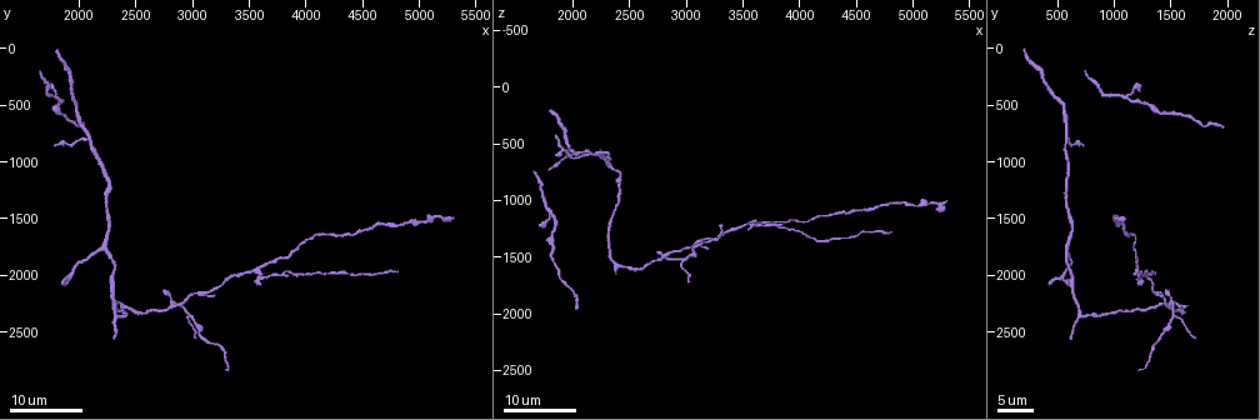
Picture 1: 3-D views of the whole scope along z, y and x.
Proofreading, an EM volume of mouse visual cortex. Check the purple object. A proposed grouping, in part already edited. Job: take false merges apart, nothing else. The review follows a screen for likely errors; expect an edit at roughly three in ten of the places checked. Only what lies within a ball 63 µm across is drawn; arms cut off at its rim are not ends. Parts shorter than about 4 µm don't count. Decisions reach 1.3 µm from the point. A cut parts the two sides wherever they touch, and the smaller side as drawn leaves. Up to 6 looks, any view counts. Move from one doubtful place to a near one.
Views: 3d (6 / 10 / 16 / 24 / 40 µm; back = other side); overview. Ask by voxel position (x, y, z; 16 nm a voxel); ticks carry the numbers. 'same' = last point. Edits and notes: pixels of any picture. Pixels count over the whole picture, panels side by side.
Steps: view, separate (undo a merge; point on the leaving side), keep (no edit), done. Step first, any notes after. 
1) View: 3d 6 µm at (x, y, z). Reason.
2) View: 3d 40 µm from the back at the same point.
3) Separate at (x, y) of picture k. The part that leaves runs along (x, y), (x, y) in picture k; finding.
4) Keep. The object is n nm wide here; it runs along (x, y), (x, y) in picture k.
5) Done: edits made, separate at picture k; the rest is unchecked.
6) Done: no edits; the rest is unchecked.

View: 3d 24 µm at (2040, 800, 560).

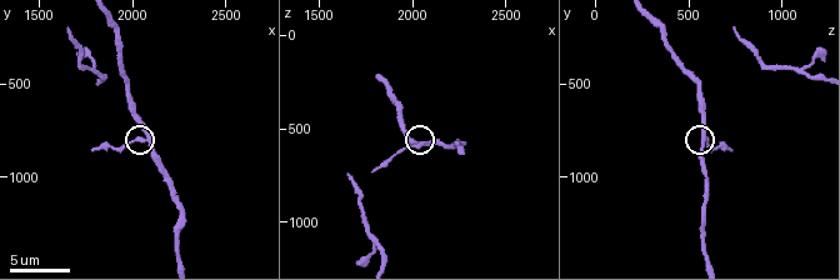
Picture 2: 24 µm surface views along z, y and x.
View: 3d 6 µm at (2040, 780, 580).

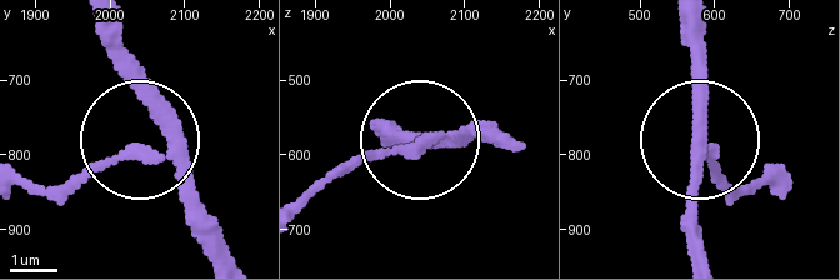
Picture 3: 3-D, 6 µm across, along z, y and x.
Separate at (108, 164) of picture 3. 3 arms meet here; the part that leaves runs along (173, 149), (21, 184) in picture 3; two neurons meet here.

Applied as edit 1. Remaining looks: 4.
View: 3d 16 µm at (2220, 1780, 580). Arms part here.

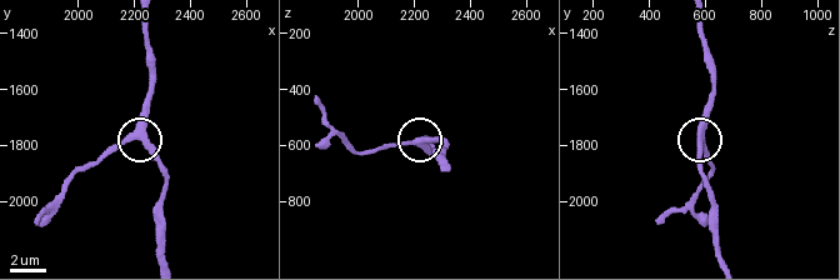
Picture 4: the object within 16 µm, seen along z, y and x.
View: 3d 10 µm at (2190, 1760, 580). Zoom in.

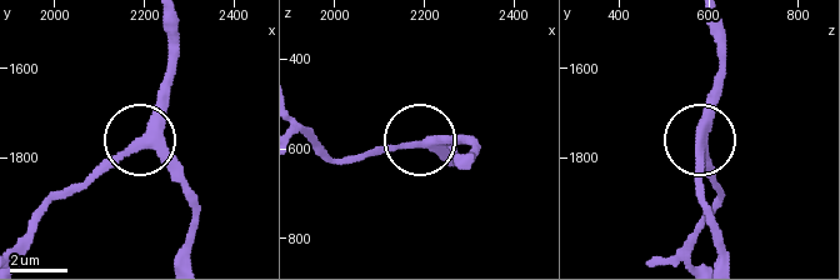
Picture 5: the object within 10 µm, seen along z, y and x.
Keep. 3 arms meet here; continuous, no second neuron.

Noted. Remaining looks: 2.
View: 3d 16 µm at (3120, 2140, 1360). Side arm on a straight run.

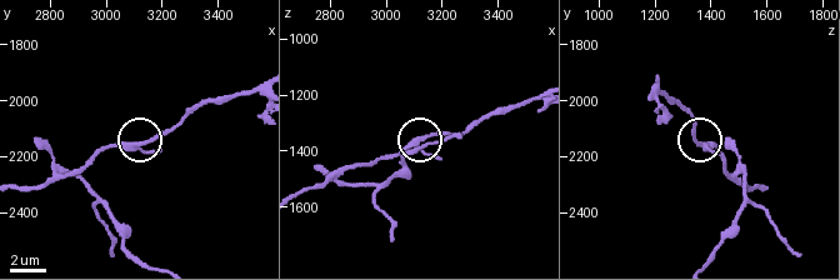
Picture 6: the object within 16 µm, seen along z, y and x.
View: 3d 10 µm at (3140, 2150, 1350). Zoom in.

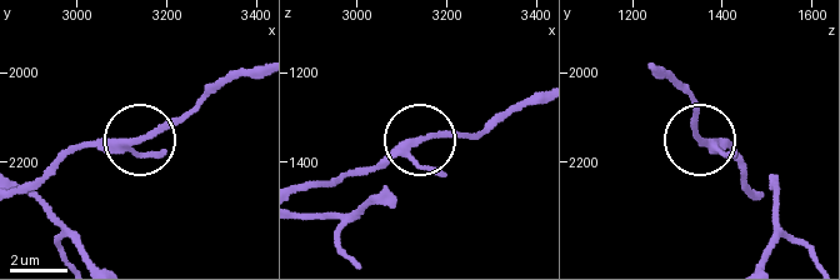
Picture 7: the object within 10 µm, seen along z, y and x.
Keep. It runs along (753, 193), (731, 150), (695, 135), (693, 100) in picture 7; one neuron here.

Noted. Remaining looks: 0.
Done: edits made, separate at picture 3; the rest is unchecked.

